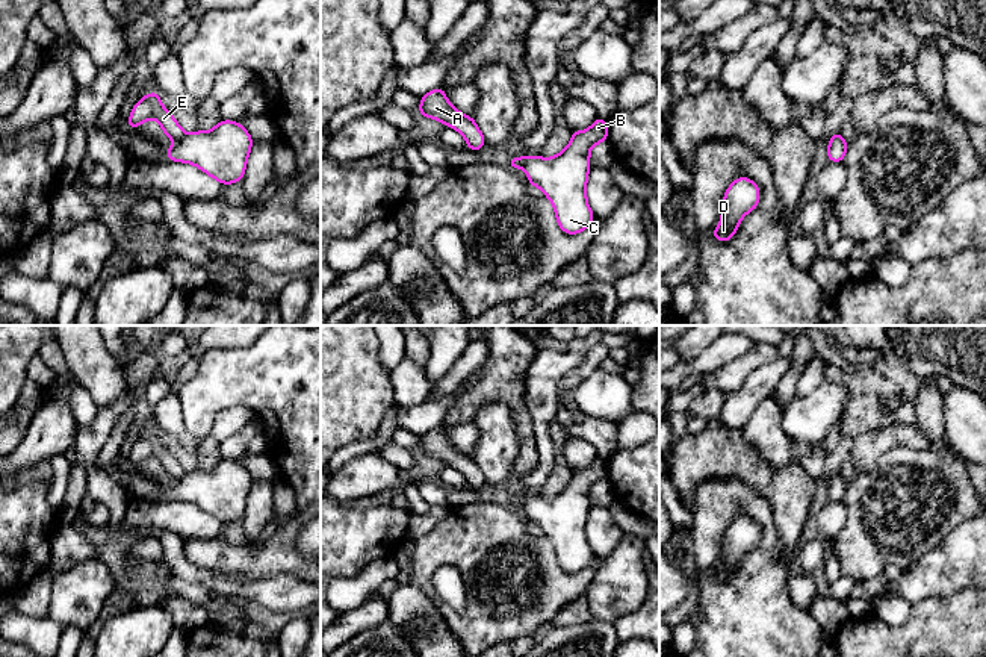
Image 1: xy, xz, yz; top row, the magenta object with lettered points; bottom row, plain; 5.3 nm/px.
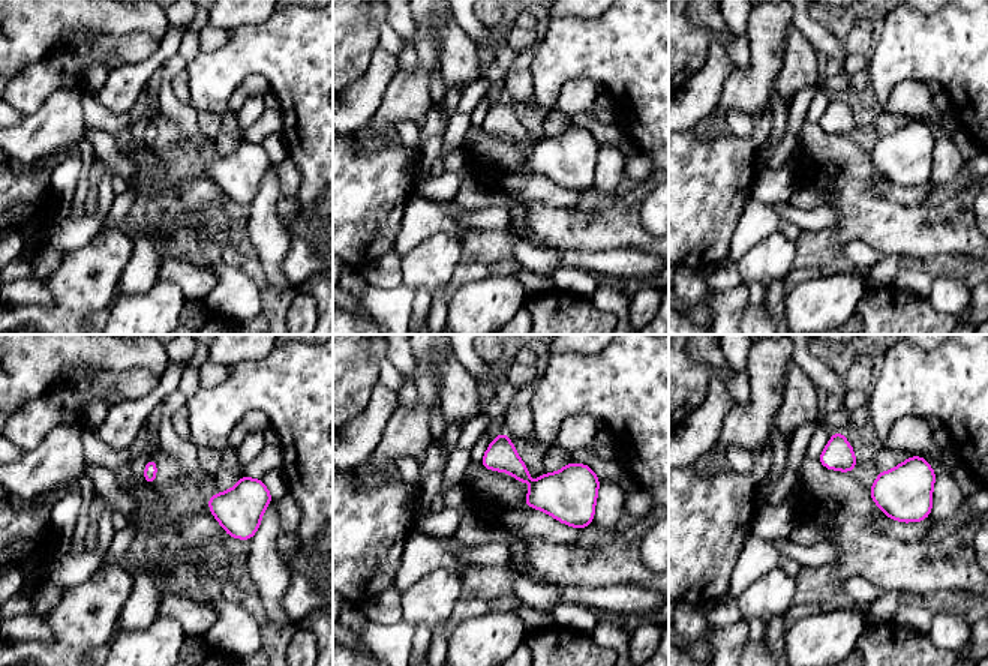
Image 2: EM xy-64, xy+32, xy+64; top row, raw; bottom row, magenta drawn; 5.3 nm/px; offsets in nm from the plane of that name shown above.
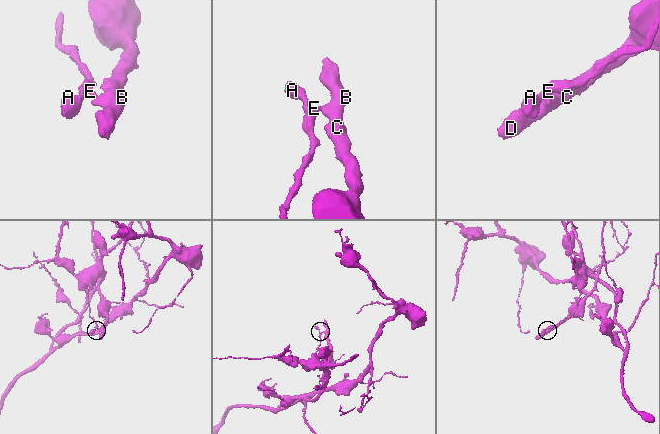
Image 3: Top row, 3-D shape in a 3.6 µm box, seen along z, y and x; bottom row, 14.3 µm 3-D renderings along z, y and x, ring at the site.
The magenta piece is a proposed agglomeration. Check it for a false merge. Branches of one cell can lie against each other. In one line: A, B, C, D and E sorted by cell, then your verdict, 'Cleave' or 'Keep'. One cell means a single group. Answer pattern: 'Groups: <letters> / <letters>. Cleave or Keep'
Groups: A E / B C D. Cleave

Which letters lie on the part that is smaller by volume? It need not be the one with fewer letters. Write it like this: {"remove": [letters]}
{"remove": ["B", "C", "D"]}

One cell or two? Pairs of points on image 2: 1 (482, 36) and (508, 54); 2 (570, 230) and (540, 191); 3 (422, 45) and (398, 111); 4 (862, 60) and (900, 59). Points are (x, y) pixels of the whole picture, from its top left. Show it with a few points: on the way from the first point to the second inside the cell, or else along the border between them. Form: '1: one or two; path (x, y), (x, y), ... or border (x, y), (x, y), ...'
1: one; path (488, 41), (502, 51)
2: two; border (517, 194), (525, 200), (574, 207)
3: one; path (423, 62), (422, 75), (408, 90), (408, 95)
4: two; border (870, 57), (867, 66)

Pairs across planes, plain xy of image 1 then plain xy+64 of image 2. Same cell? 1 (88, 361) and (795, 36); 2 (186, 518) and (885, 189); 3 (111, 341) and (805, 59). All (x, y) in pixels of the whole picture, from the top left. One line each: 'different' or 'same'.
1: same
2: same
3: different

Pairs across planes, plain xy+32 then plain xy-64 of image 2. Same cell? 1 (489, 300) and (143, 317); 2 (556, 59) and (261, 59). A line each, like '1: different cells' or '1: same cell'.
1: same cell
2: same cell

